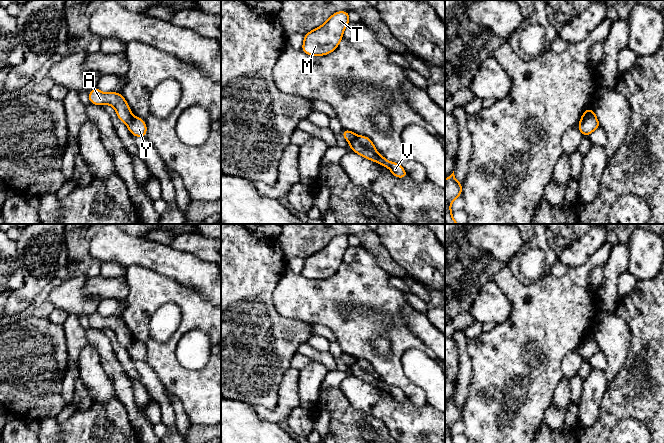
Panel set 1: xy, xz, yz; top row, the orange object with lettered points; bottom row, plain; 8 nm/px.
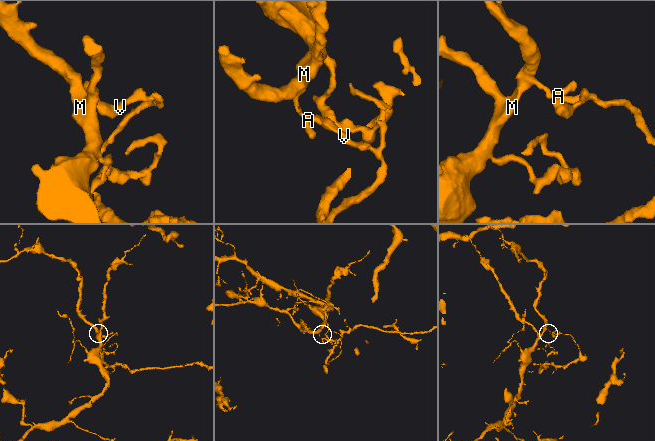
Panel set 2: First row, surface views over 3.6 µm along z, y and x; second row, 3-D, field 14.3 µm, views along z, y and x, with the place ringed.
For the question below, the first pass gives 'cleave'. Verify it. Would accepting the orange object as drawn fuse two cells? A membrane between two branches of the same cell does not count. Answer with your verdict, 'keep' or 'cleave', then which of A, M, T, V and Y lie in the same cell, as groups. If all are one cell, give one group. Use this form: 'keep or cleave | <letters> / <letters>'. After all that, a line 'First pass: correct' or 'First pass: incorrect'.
cleave | A M T / V Y
First pass: correct

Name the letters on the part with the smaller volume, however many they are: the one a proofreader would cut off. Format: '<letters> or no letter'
V, Y

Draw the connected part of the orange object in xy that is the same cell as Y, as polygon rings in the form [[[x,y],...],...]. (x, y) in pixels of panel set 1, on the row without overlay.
[[[133,341],[127,350],[132,359],[136,361],[146,361],[147,352],[146,346],[143,343]]]

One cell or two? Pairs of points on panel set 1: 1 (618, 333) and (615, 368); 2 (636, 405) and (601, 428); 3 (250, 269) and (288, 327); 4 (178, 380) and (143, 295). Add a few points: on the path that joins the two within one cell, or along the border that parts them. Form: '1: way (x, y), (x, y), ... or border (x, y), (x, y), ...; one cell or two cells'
1: way (615, 342), (615, 359); one cell
2: way (627, 405), (624, 405), (610, 419); one cell
3: way (250, 285), (250, 292), (272, 316); one cell
4: way (163, 359), (142, 335), (141, 316); one cell

